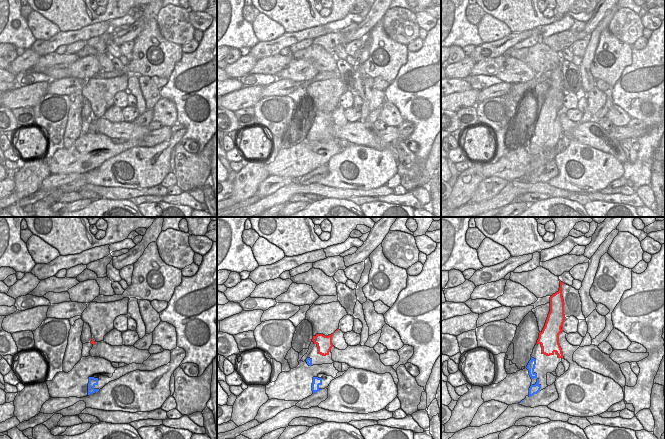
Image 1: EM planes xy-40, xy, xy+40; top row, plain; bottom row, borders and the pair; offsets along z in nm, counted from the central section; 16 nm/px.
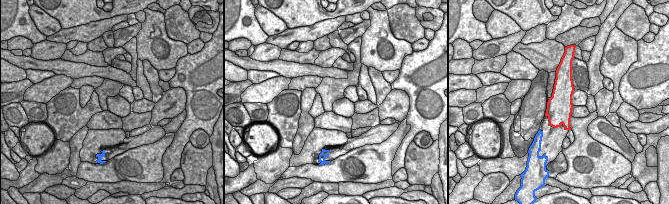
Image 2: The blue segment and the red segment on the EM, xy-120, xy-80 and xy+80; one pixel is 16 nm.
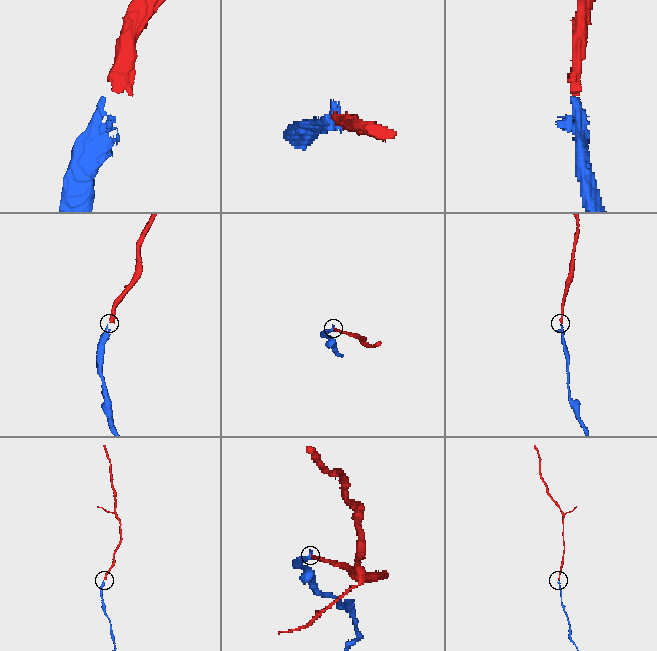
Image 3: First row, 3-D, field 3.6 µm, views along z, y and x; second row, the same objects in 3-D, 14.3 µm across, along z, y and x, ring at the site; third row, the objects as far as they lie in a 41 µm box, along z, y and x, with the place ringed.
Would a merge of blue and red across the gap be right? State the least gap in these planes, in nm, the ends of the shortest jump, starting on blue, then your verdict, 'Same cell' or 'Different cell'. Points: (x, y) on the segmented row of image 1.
Distance 150 nm. Across: xy (311, 359), (318, 353). Same cell.

